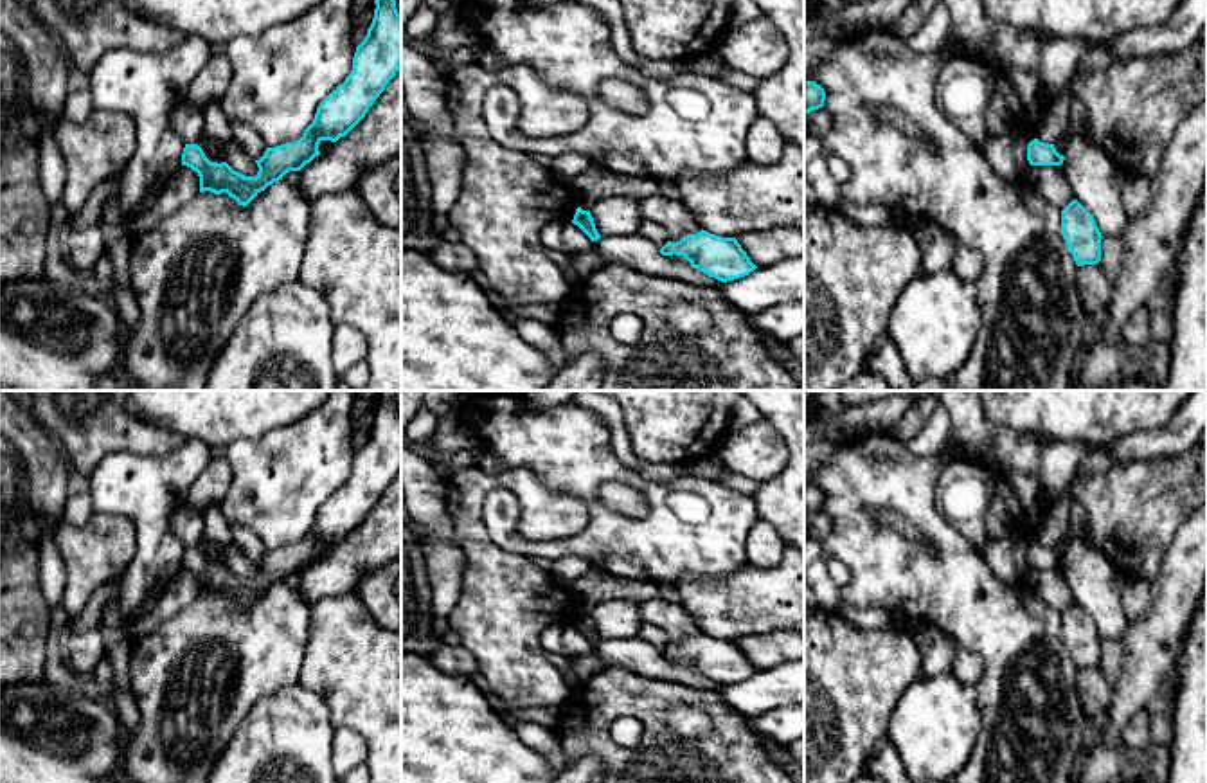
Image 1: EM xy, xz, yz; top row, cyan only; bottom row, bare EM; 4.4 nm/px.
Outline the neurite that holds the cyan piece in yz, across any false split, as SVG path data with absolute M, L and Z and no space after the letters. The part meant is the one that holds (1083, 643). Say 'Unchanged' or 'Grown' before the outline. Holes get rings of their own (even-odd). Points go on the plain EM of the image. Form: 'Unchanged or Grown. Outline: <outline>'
Unchanged. Outline: M1077 603L1061 614L1061 637L1077 670L1101 664L1103 639L1094 619Z

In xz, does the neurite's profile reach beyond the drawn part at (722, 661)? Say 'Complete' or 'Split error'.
Complete

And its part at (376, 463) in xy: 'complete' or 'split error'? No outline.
complete

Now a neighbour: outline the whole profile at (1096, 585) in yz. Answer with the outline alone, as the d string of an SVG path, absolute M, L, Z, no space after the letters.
M1072 538L1059 569L1077 603L1095 623L1101 639L1122 641L1130 619L1122 608L1124 578L1085 538Z

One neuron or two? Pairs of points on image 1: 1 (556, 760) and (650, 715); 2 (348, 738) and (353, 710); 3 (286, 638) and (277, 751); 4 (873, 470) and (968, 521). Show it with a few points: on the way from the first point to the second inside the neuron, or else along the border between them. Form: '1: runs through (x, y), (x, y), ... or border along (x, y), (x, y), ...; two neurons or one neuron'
1: border along (553, 729), (567, 762); two neurons
2: border along (337, 726), (348, 726), (362, 737), (367, 762); two neurons
3: border along (297, 681), (263, 695), (247, 711); two neurons
4: border along (945, 517), (975, 546); two neurons

